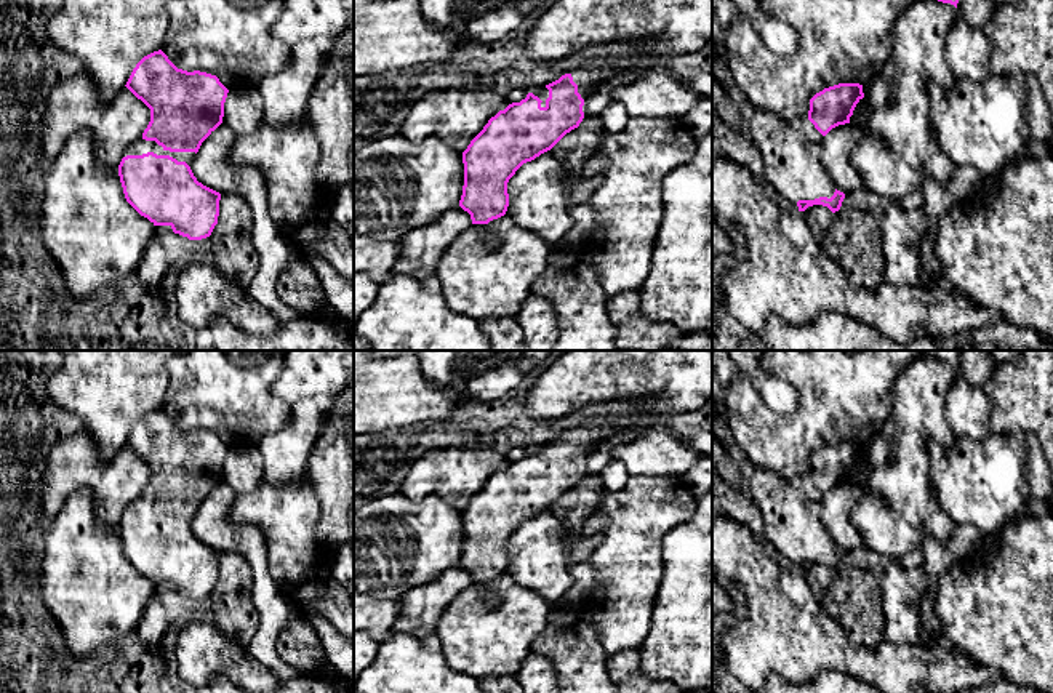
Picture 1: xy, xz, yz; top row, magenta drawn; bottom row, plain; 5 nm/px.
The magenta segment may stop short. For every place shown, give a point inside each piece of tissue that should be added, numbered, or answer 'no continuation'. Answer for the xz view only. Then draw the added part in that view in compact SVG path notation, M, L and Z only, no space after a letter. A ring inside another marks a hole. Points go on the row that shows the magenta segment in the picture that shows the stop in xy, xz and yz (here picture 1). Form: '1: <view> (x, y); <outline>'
1: xz (589, 74); M651 42L637 43L624 58L610 56L586 59L578 67L568 72L573 77L573 82L578 85L578 93L584 99L584 115L587 114L587 98L600 83L608 82L610 78L627 69L642 69L653 66L653 61L650 59L651 45Z

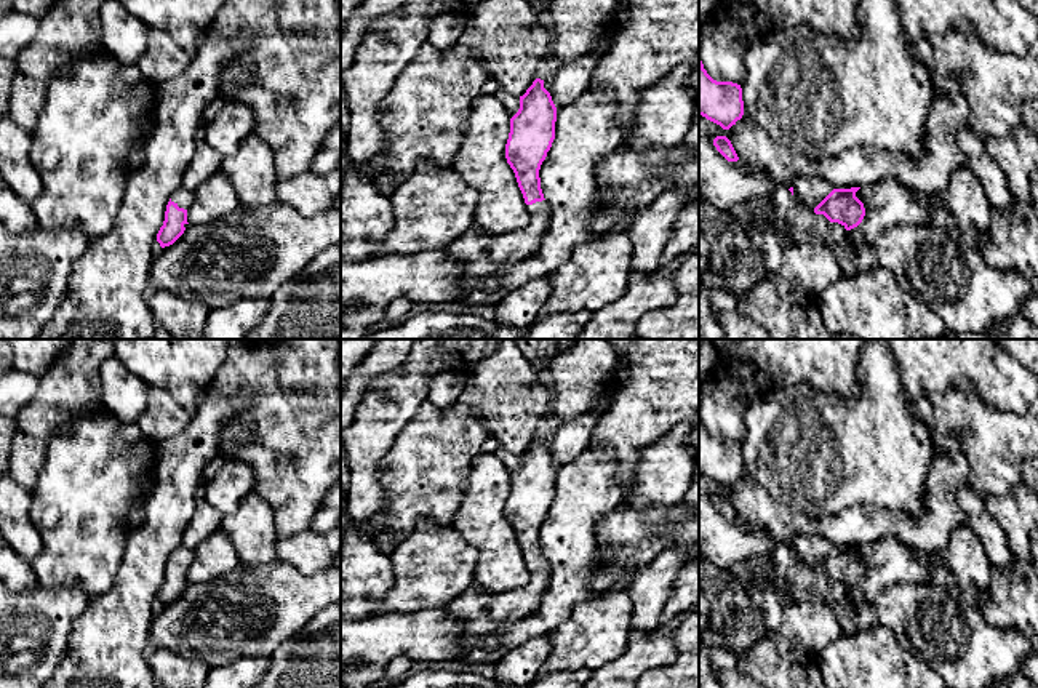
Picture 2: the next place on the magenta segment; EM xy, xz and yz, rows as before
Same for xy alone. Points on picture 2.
1: xy (183, 197); M179 187L171 197L171 202L174 202L179 208L187 210L194 202L194 192L186 187Z

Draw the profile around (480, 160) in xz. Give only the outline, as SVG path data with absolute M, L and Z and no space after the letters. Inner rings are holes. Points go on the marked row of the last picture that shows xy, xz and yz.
M480 94L472 102L472 112L462 123L462 141L451 168L478 192L475 227L493 235L509 235L523 230L531 214L526 208L517 178L505 158L509 112L494 94Z

